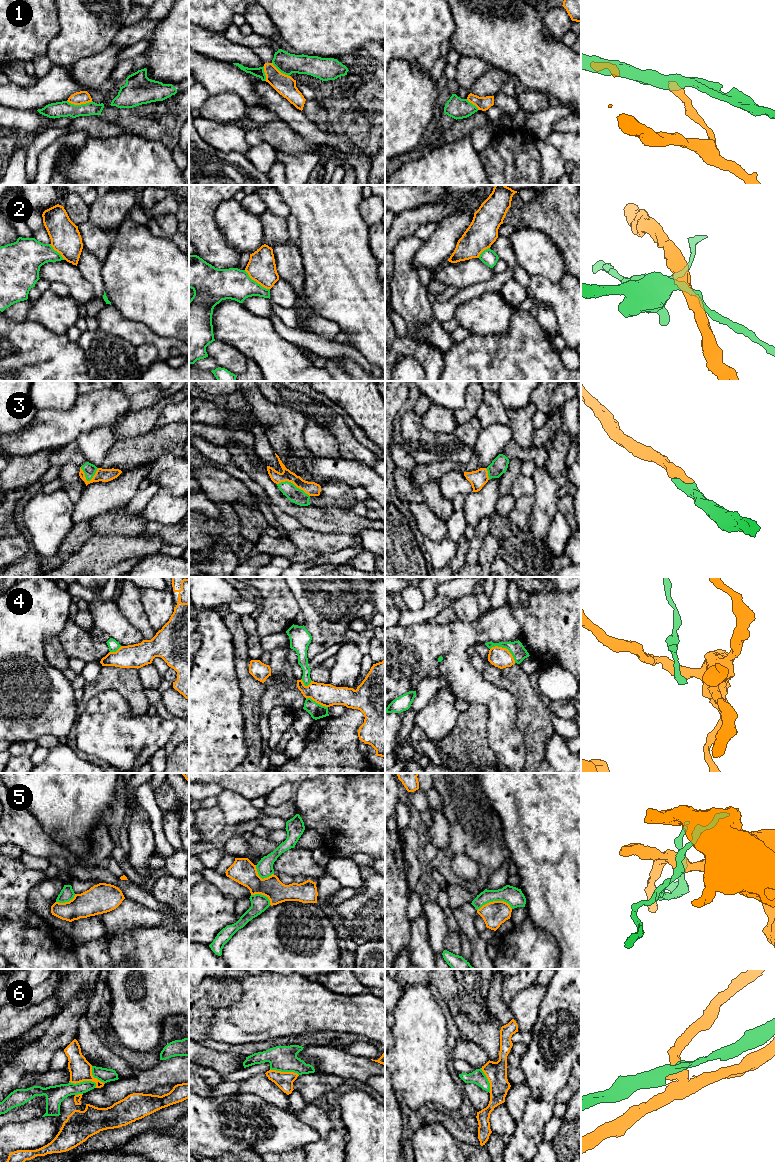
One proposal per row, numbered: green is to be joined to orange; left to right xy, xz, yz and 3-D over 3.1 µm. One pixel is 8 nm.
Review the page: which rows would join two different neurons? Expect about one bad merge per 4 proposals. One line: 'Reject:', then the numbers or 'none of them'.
Reject: 1, 2, 4, 5, 6

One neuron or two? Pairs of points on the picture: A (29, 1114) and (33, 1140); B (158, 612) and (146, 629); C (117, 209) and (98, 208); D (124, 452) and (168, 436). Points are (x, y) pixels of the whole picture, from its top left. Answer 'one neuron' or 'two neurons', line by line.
A: two neurons
B: two neurons
C: one neuron
D: one neuron

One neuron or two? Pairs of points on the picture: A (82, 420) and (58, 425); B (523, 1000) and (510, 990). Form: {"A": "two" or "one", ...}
{"A": "one", "B": "two"}

